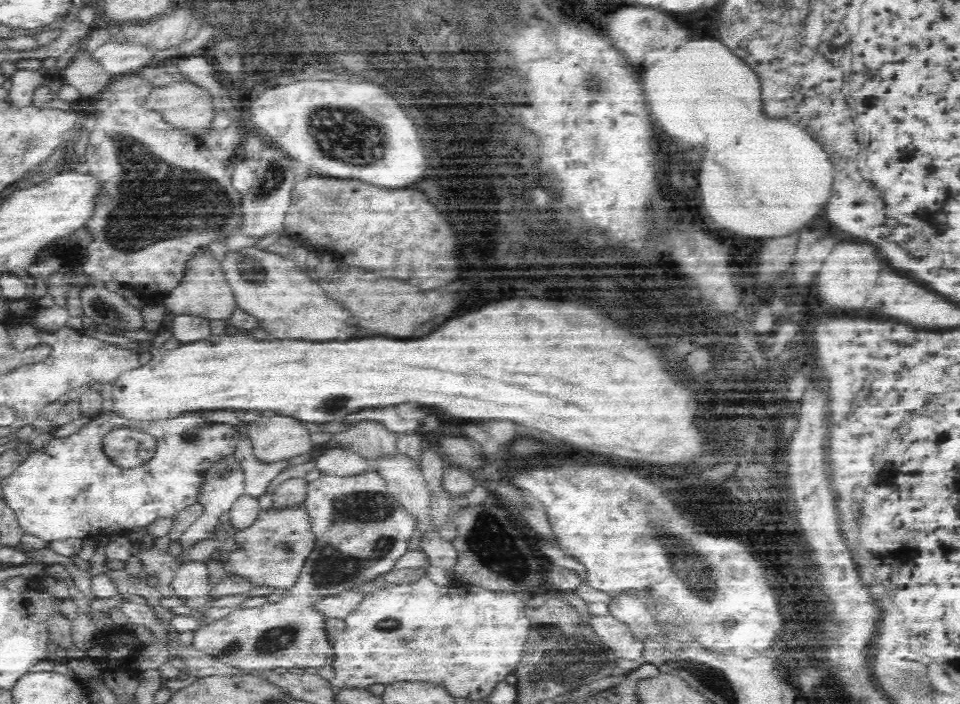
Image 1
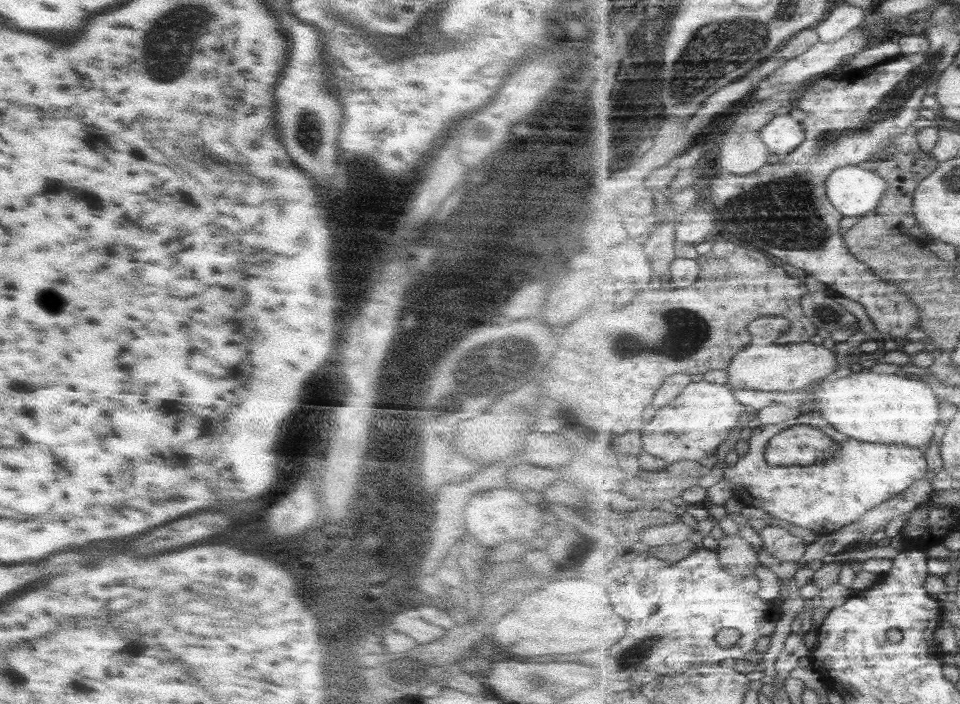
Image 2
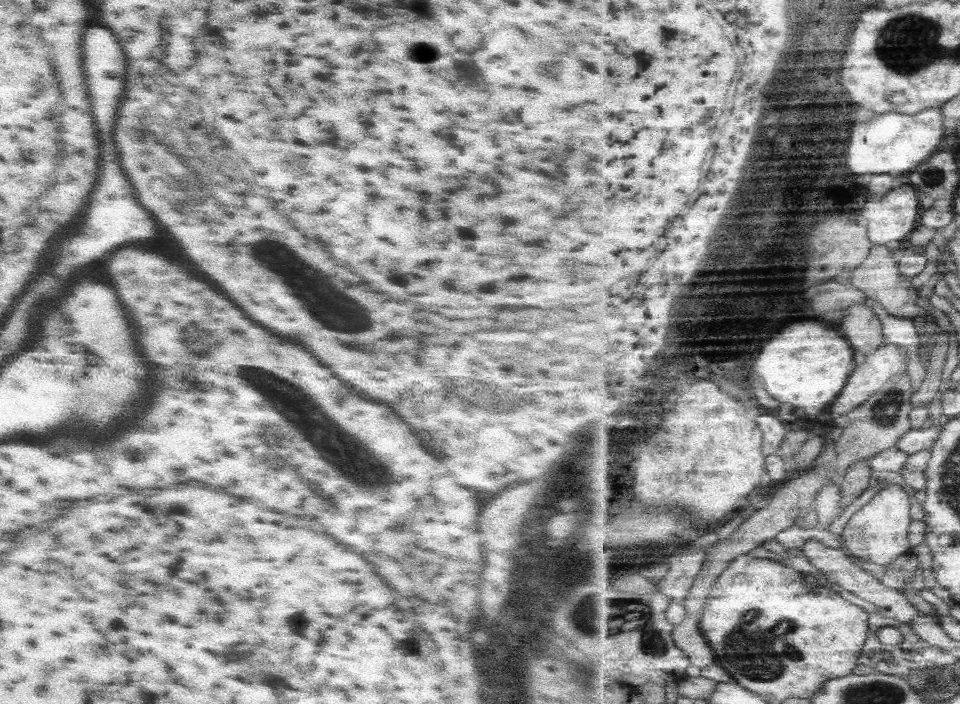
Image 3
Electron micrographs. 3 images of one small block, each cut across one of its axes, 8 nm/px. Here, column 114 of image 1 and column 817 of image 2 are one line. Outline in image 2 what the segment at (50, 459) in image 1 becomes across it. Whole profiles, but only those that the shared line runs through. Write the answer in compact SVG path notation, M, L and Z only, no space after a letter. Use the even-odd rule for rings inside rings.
M819 411L802 414L779 425L761 425L755 422L746 435L750 441L748 453L743 458L739 458L733 467L723 468L723 479L726 478L731 481L731 484L734 484L734 497L743 506L761 508L777 520L783 520L787 524L790 523L809 529L820 537L833 534L855 522L855 520L861 519L874 506L882 505L887 502L887 499L906 491L916 480L923 478L929 472L928 460L923 449L902 444L863 442L859 439L851 438L847 434L839 432L832 424L829 424ZM795 425L813 426L831 435L831 438L834 438L836 443L841 444L839 456L834 456L830 464L788 467L771 466L766 461L766 448L769 441L773 435Z

